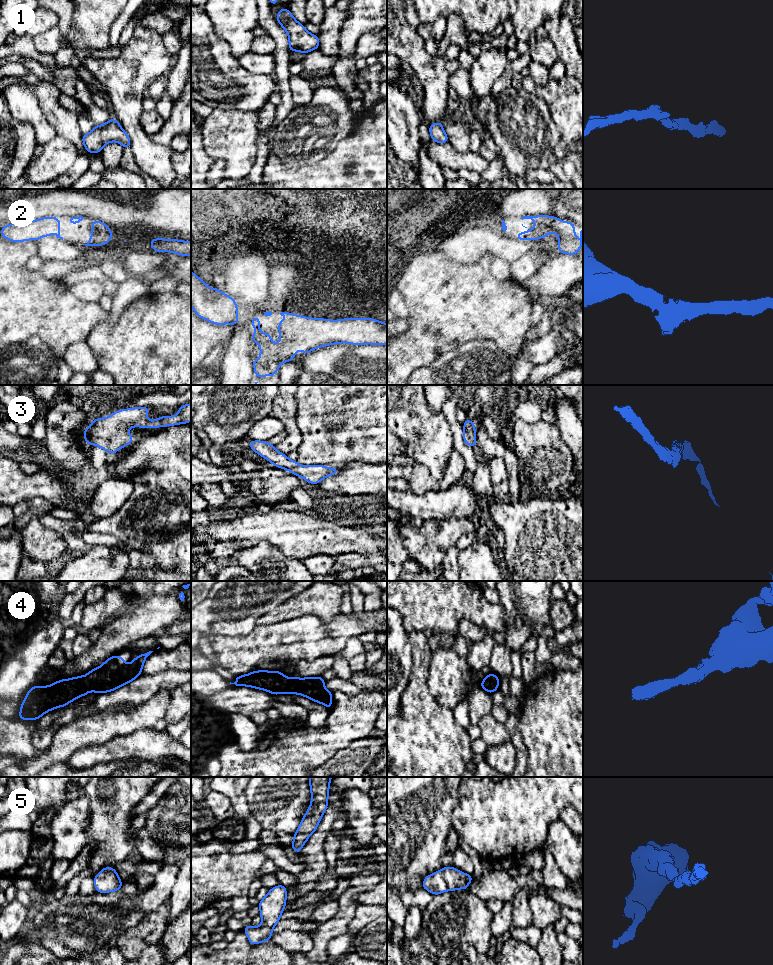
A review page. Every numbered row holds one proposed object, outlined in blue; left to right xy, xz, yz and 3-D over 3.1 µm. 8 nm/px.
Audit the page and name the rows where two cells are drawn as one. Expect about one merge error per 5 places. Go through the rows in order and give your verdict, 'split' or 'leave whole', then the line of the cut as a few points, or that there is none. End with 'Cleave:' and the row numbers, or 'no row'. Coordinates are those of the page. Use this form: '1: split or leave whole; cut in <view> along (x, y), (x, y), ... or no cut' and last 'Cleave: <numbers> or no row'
1: leave whole; no cut
2: leave whole; no cut
3: leave whole; no cut
4: leave whole; no cut
5: leave whole; no cut
Cleave: no row

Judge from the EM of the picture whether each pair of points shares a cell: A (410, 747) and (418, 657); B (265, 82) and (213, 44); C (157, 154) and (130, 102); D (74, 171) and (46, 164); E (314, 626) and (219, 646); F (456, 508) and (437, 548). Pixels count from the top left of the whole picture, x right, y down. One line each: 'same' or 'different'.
A: same
B: same
C: same
D: different
E: same
F: different

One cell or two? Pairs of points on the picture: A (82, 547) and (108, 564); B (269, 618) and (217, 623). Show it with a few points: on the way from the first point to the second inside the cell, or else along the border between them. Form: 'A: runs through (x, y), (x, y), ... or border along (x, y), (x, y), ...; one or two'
A: border along (89, 548), (73, 556); two
B: border along (277, 606), (264, 613), (257, 620), (256, 625); two

